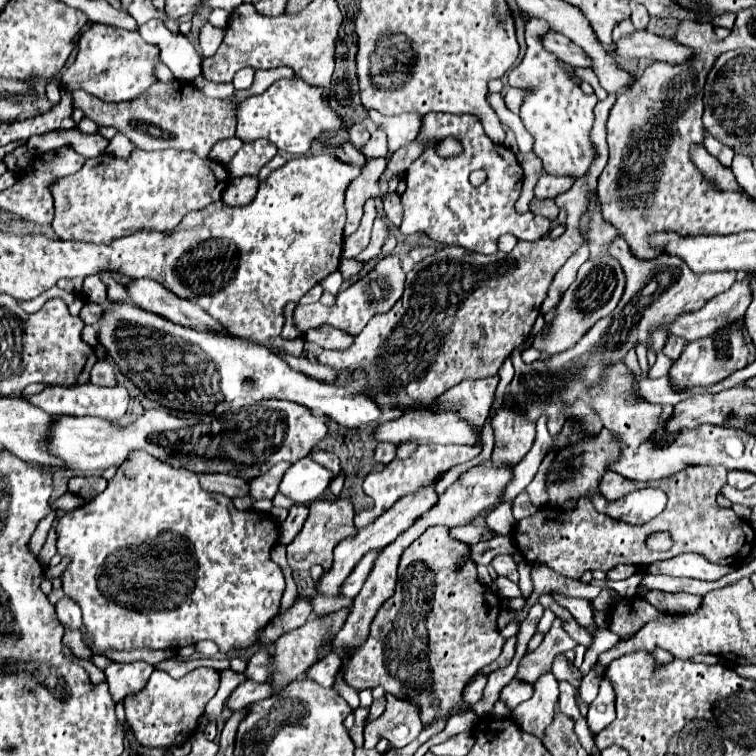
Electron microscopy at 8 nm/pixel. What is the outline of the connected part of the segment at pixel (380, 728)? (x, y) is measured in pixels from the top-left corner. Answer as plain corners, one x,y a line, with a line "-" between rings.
387,694
385,712
365,726
365,748
375,748
381,738
387,738
395,748
403,748
413,742
421,732
419,706
405,698

